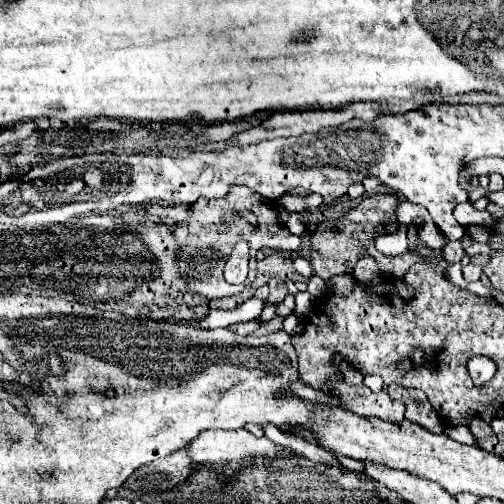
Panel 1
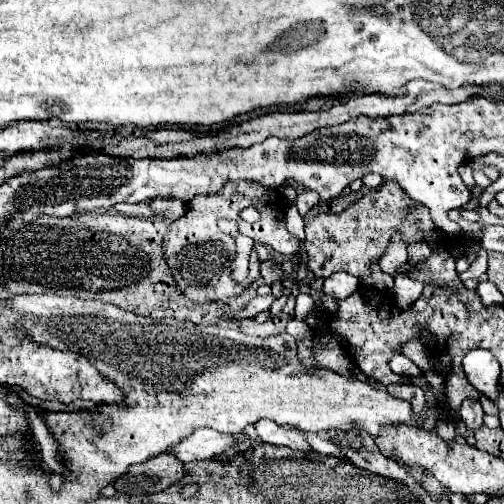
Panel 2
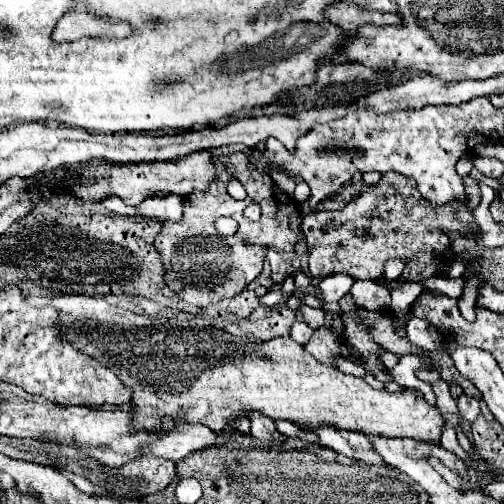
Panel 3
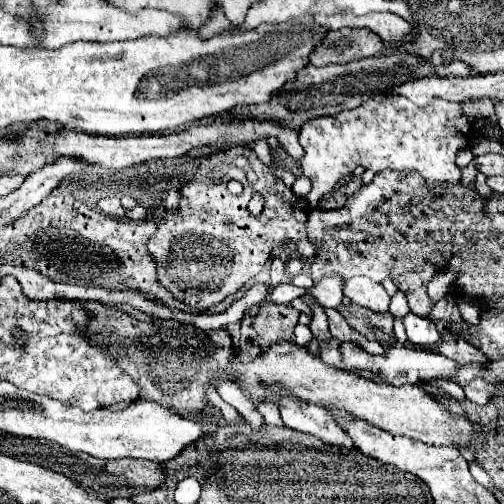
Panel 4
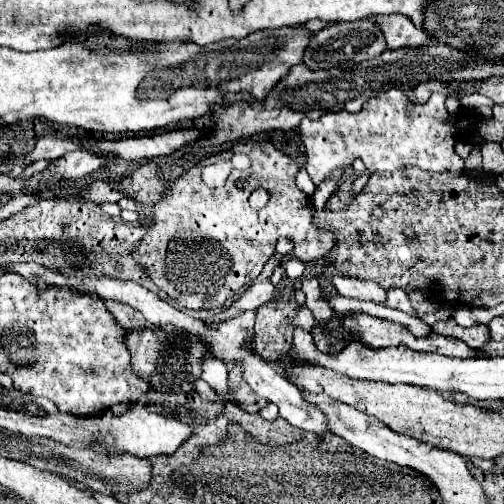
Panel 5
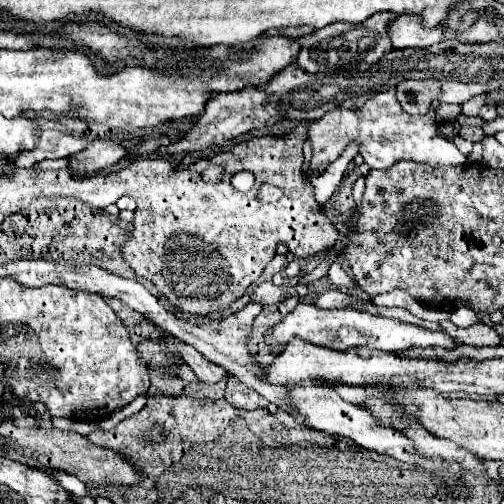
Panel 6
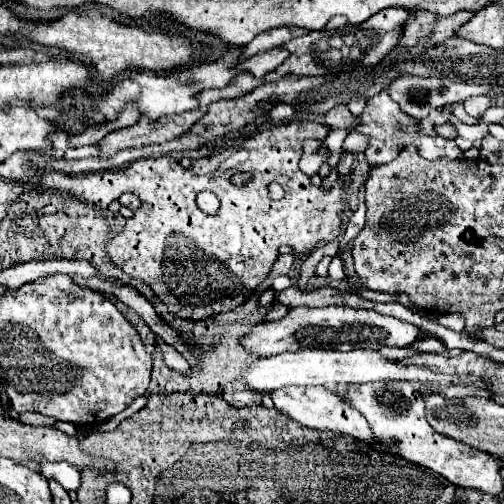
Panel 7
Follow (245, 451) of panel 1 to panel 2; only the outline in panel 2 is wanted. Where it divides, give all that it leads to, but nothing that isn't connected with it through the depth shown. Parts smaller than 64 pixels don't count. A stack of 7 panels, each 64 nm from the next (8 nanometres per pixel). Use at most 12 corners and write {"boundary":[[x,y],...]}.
{"boundary":[[198,428],[176,444],[184,464],[224,460],[236,438],[212,428]]}

